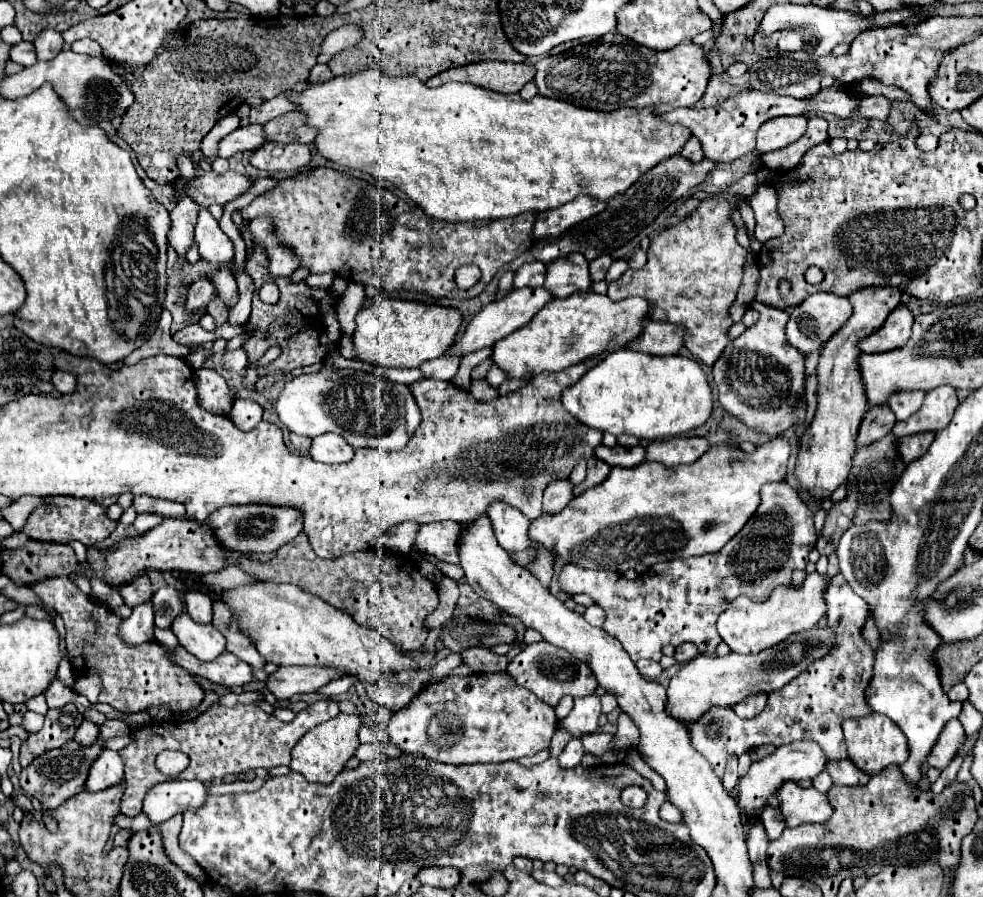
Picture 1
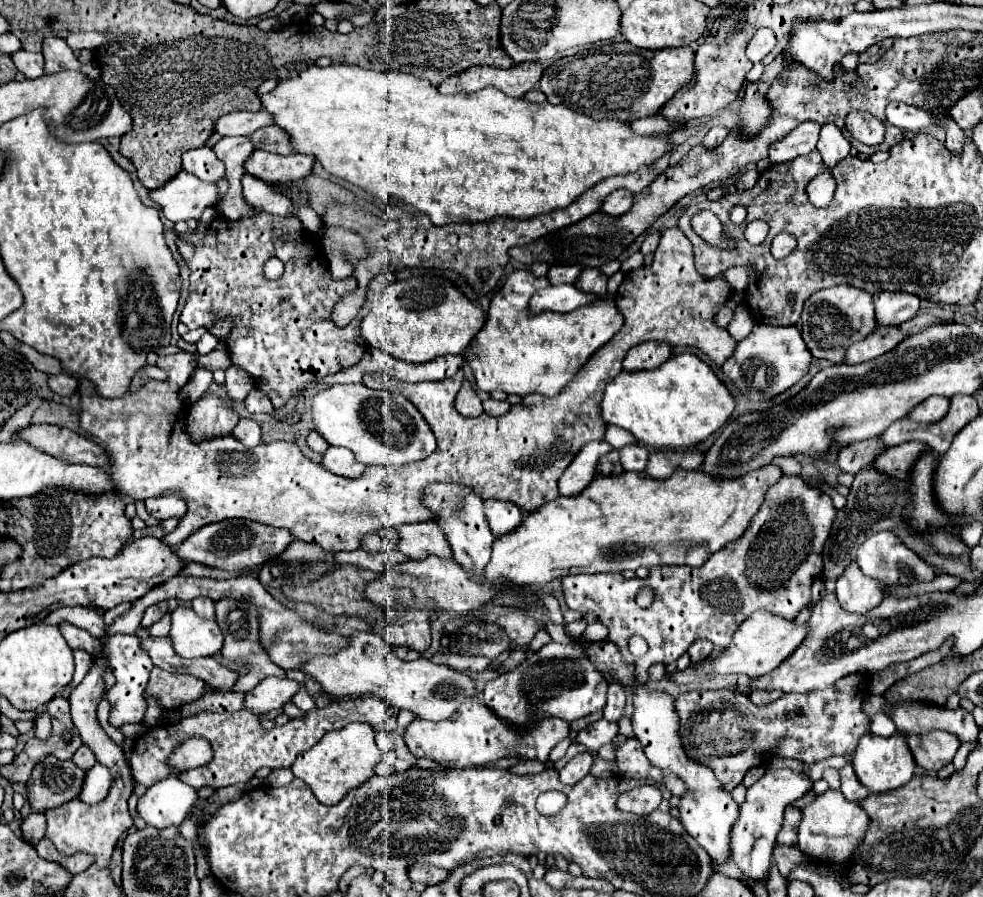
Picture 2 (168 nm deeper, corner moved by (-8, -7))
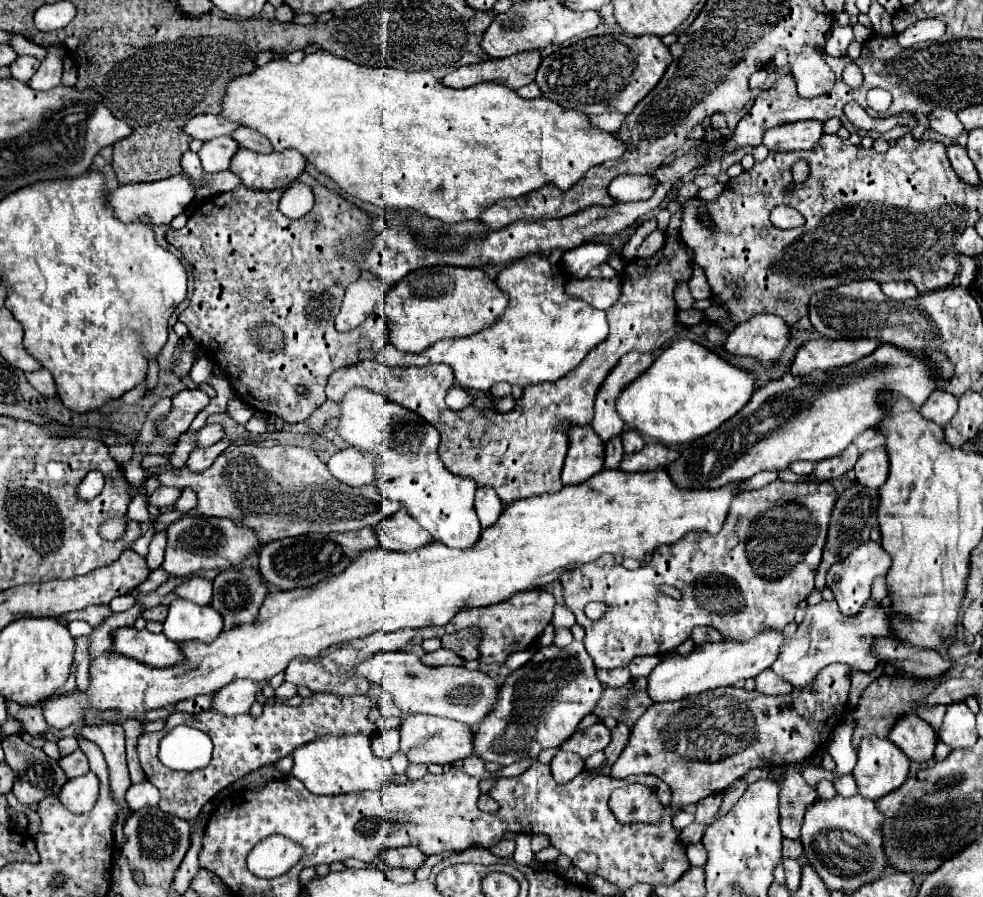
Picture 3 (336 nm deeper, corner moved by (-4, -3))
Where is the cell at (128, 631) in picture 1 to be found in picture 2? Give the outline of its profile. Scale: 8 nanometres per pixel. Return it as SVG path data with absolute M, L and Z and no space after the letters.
M116 633L110 635L104 643L104 655L110 663L110 669L116 675L116 685L106 693L108 701L112 705L110 711L110 725L120 727L124 723L140 723L146 711L146 701L144 701L144 687L148 683L148 675L152 669L152 661L148 657L148 653L144 653L142 645L140 645L140 637L136 633Z

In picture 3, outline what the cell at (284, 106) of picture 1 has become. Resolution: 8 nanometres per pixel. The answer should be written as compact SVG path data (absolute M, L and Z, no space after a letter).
M196 115L184 123L184 133L188 133L192 139L210 141L220 135L228 135L238 127L238 123L224 121L216 115Z

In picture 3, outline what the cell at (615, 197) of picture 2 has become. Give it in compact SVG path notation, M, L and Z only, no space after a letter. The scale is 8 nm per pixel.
M624 175L624 177L616 177L610 183L608 191L620 203L628 203L628 201L642 201L652 197L654 189L656 189L656 179L652 175L644 175L644 177Z

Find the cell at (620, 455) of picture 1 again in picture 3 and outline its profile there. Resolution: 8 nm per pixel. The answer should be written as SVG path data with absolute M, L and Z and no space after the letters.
M634 429L622 433L622 443L624 443L624 451L626 451L626 453L636 453L638 449L644 447L644 439L642 439L640 433L636 433Z

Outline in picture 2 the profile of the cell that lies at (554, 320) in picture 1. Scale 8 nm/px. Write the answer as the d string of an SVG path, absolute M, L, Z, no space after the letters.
M528 269L508 275L490 301L486 325L468 347L468 365L474 371L478 389L486 393L502 389L504 393L516 393L520 397L528 393L558 395L592 353L606 345L624 325L624 317L612 299L592 301L592 305L570 313L542 313L530 317L526 307L536 291L534 283L540 283L540 277L532 277Z

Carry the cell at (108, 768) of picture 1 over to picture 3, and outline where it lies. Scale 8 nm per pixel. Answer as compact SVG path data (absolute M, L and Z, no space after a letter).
M86 773L82 777L70 779L64 783L64 789L60 789L60 803L70 813L86 813L94 807L98 797L98 777L92 773Z

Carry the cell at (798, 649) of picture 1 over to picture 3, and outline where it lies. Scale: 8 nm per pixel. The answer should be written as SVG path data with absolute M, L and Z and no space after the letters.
M872 599L864 605L864 609L856 617L846 617L838 611L836 601L820 601L816 605L806 607L804 621L798 625L796 635L784 639L780 645L780 657L776 659L776 673L790 681L794 687L808 687L814 675L830 663L846 663L852 669L874 671L876 655L872 651L872 641L876 637L890 637L892 627L888 621L888 611L878 607Z

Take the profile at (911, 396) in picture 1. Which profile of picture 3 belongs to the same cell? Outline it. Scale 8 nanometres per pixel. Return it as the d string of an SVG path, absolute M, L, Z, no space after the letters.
M940 389L932 391L930 397L926 399L926 403L920 407L920 411L926 419L932 419L934 423L938 423L942 427L956 415L956 409L958 409L958 399L952 397L952 393L940 391Z

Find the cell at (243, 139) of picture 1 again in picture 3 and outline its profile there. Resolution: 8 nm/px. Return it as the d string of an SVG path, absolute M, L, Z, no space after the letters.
M216 137L200 147L198 157L202 161L204 171L216 173L216 171L226 171L230 167L230 161L236 151L238 143L232 137Z

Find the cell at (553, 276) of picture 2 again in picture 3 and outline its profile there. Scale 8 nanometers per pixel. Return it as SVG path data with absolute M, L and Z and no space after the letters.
M584 243L572 251L566 251L562 261L568 267L570 275L576 279L584 279L588 277L590 269L596 265L602 265L610 259L610 255L614 255L616 251L608 245L608 243Z

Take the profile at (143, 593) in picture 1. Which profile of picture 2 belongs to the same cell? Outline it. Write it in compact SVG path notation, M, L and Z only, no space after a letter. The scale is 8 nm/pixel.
M160 601L160 603L156 603L156 605L150 605L150 607L144 611L140 625L142 625L142 627L150 627L150 625L154 625L158 619L162 619L162 615L164 615L166 611L168 611L166 601Z

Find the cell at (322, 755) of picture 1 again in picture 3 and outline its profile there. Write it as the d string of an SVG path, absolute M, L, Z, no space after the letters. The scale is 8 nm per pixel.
M326 735L294 751L292 775L300 779L306 785L306 789L314 795L338 795L338 793L356 793L364 789L382 789L392 781L394 769L390 761L382 761L372 753L370 737Z

